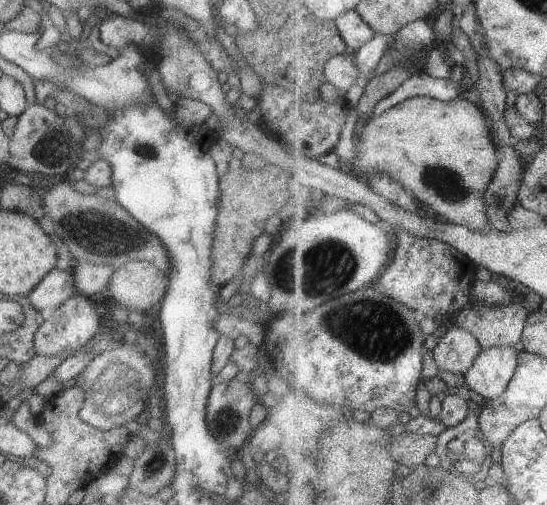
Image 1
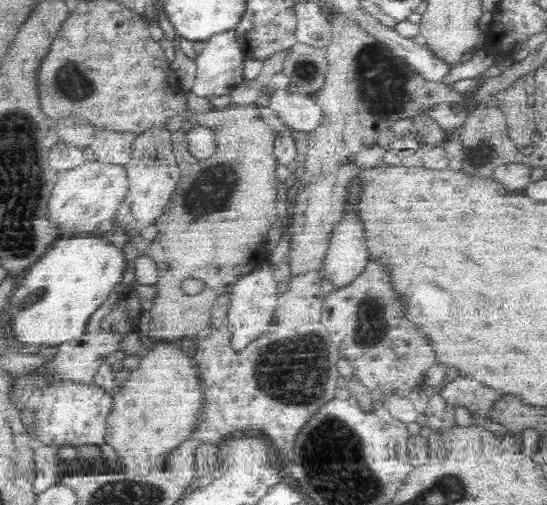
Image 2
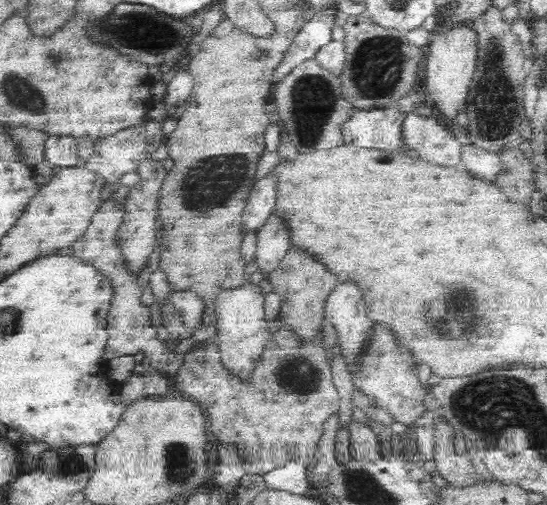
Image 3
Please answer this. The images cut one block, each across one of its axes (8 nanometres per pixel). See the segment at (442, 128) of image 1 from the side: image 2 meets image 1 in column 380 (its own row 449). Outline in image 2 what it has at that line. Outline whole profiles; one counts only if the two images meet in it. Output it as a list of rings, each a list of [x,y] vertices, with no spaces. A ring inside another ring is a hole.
[[[166,340],[149,348],[144,358],[139,358],[138,368],[128,376],[118,394],[112,394],[107,416],[106,442],[119,454],[119,465],[129,473],[140,475],[159,471],[165,464],[168,451],[178,448],[194,432],[196,416],[204,404],[203,383],[198,380],[192,358],[184,348],[166,344]]]

